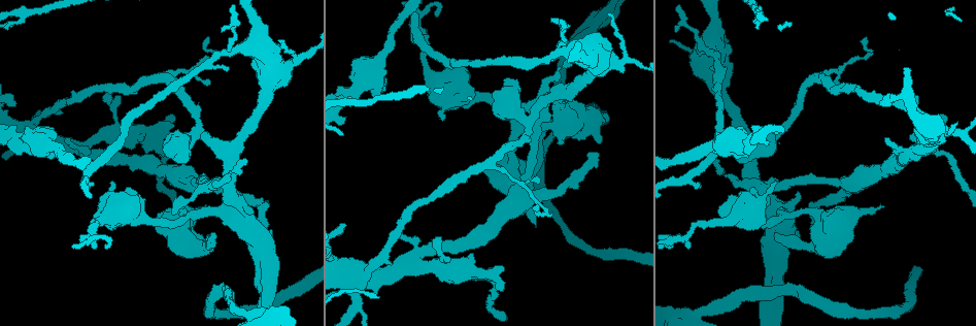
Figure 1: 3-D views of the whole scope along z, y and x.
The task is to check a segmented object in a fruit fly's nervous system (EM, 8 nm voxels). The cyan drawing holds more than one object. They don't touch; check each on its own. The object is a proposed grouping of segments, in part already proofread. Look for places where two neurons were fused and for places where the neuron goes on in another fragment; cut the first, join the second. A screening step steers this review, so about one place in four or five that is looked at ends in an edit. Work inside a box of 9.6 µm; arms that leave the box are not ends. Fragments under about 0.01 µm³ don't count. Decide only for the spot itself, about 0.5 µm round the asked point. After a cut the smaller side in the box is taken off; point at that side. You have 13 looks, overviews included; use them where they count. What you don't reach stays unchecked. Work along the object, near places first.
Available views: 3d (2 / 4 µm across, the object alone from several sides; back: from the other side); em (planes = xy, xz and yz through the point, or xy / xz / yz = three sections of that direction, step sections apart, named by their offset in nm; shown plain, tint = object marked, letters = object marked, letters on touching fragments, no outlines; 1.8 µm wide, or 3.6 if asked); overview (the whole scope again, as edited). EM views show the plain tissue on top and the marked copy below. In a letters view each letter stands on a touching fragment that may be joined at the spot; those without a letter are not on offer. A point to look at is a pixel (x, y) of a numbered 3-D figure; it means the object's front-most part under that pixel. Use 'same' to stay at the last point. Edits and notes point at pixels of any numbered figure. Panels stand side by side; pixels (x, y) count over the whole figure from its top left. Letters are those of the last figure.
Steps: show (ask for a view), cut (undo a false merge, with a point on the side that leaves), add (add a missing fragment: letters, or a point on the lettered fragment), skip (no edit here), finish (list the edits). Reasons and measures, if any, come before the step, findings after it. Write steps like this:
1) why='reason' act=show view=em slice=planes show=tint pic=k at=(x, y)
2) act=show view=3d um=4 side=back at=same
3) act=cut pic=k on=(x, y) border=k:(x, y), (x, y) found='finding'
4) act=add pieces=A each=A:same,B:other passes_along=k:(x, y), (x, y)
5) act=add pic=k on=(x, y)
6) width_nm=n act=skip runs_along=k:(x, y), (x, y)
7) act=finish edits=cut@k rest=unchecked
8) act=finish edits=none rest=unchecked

why='thin end' act=show view=em slice=planes show=letters pic=1 at=(279, 39)

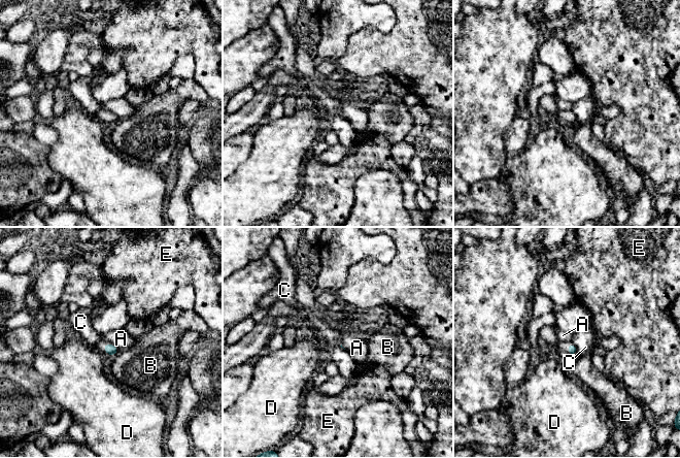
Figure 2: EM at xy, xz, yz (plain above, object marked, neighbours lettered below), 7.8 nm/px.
act=skip each=A:other,B:other,C:other,D:other,E:other border=2:(110, 342), (118, 350) found='no lettered fragment goes on from it'

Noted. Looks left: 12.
why='sharp bend' act=show view=3d um=2 pic=1 at=(867, 57)

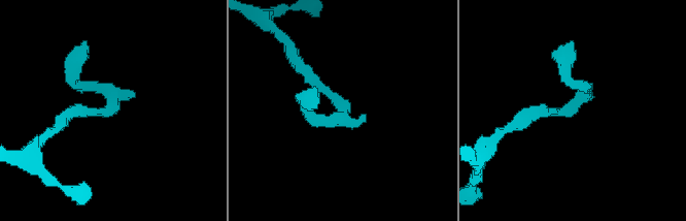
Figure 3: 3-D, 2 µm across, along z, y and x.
act=show view=em slice=planes show=tint pic=3 at=(345, 106)

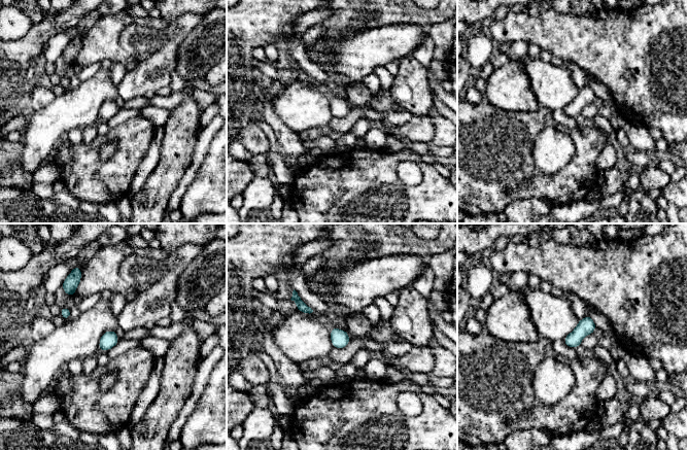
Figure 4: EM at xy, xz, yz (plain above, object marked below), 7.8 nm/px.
act=show view=em slice=planes show=letters at=same

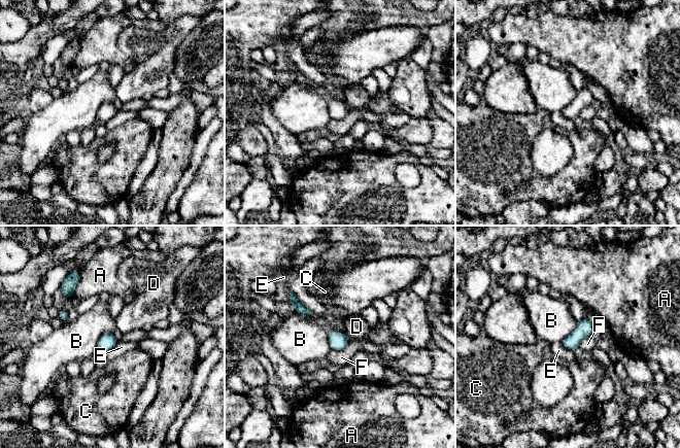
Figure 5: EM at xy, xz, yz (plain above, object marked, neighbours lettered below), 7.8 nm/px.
width_nm=130 act=skip each=A:other,B:other,C:other,D:other,E:other,F:other border=5:(292, 290), (310, 312) found='continuous, no second neuron'

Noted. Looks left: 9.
act=show view=3d um=2 pic=1 at=(187, 203)

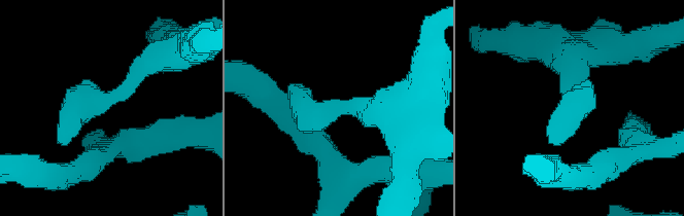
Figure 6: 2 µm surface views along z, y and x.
act=show view=em um=3.6 slice=planes show=letters pic=6 at=(339, 106)

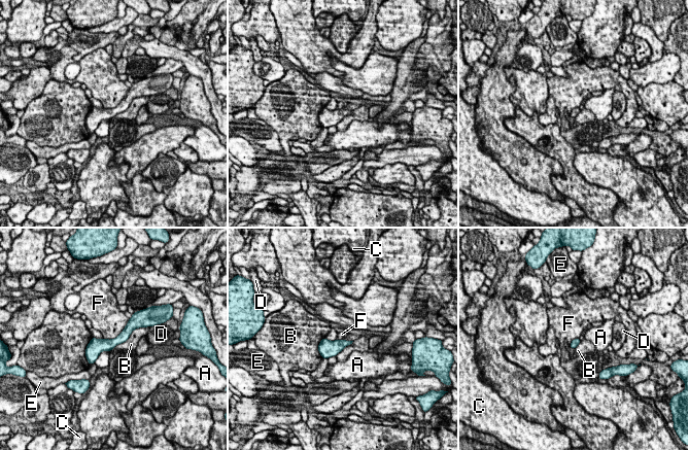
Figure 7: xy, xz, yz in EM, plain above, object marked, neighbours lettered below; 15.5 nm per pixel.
width_nm=120 act=skip each=A:other,B:other,C:other,D:other,E:other,F:other found='all the same neuron'

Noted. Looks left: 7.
why='sharp bend' act=show view=3d um=4 pic=1 at=(34, 122)

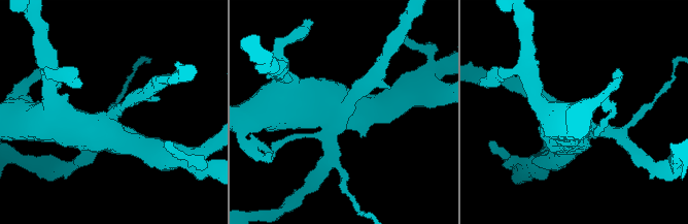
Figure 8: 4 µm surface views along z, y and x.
arms=4 why='now the EM' act=show view=em um=3.6 slice=xz step=16 show=tint pic=8 at=(110, 119)

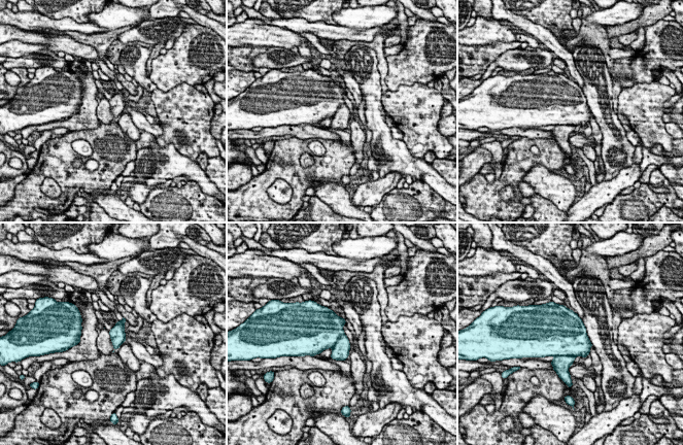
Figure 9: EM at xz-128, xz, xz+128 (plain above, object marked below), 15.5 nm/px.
act=show view=em um=3.6 slice=xz step=16 show=letters at=same

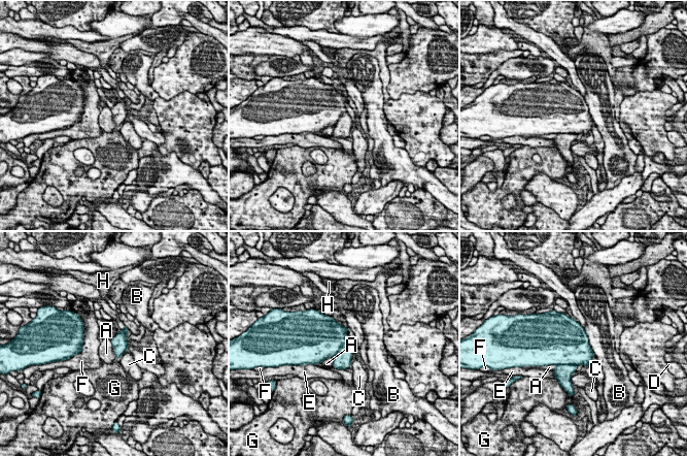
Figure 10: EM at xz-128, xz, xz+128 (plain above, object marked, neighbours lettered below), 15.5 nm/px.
act=cut pic=10 on=(562, 349) each=A:other,B:other,C:other,D:other,E:other,F:other,G:other,H:other border=10:(577, 364), (557, 365) found='two neurons meet here'

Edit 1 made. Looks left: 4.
act=finish edits=cut@10 rest=unchecked

